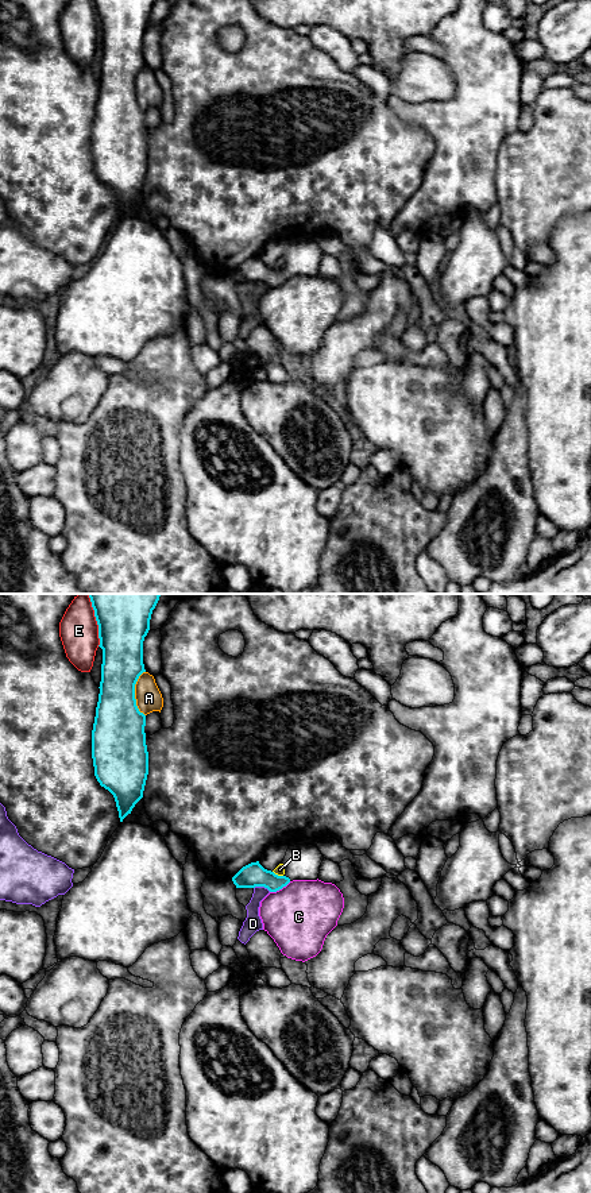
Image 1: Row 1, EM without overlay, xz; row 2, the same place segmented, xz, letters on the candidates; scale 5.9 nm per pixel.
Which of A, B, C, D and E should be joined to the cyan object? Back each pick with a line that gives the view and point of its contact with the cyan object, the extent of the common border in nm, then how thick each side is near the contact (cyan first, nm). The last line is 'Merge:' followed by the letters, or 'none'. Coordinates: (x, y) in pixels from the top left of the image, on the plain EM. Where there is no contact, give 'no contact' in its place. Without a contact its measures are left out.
Merge: none

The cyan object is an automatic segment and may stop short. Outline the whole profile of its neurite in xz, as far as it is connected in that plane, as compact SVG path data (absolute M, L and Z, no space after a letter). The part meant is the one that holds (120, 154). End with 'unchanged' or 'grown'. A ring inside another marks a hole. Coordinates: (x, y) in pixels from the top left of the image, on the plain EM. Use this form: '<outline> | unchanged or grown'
M92 0L98 20L98 42L103 45L100 89L92 126L92 154L97 177L115 193L120 217L143 193L148 170L146 111L136 101L135 80L139 72L146 67L143 36L150 26L150 15L155 1Z | unchanged

